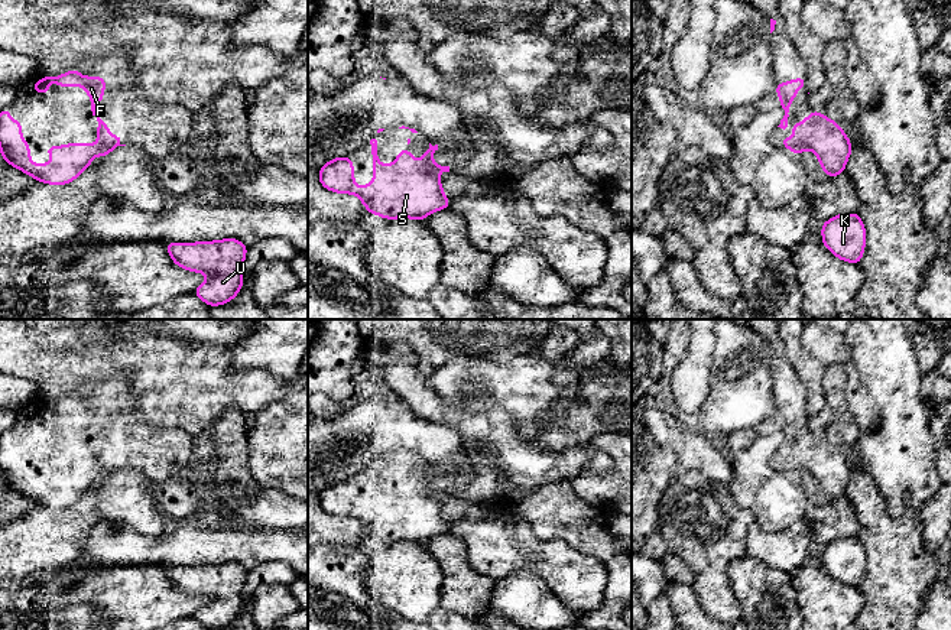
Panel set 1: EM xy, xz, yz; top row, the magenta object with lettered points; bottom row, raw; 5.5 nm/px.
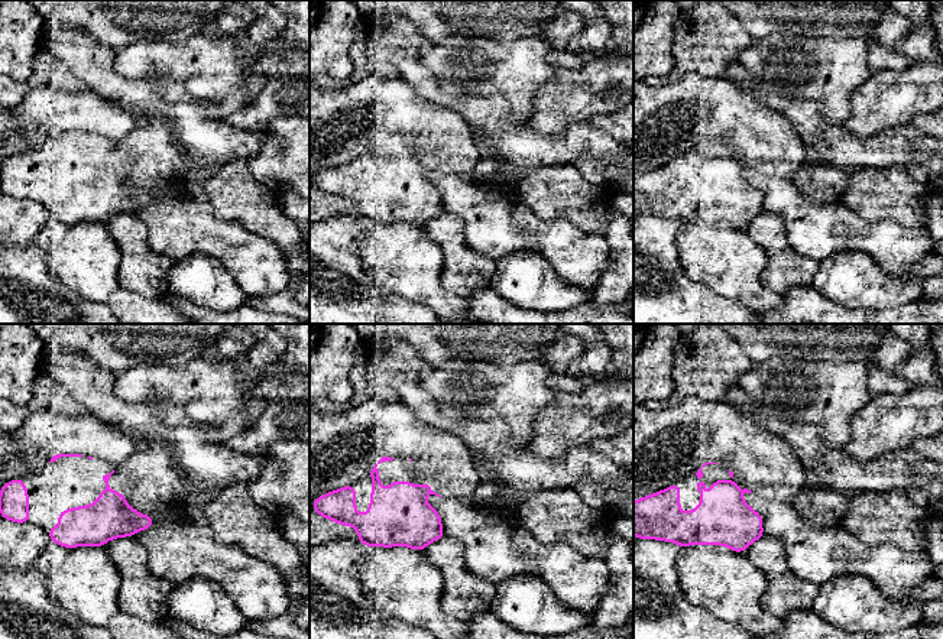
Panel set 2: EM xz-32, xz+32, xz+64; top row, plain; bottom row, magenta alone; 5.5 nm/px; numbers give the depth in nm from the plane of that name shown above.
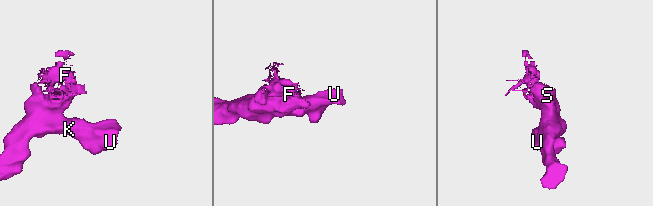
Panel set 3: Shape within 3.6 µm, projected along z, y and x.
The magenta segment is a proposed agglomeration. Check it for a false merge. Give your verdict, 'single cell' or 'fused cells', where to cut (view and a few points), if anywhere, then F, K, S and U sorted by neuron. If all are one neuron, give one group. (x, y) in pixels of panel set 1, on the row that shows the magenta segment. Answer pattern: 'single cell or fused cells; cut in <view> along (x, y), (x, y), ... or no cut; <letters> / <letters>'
single cell; no cut; F K S U

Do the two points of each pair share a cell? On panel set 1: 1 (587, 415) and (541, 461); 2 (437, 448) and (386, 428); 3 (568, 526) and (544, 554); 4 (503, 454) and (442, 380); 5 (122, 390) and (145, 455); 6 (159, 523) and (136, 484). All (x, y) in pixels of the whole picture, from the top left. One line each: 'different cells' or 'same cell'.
1: different cells
2: same cell
3: different cells
4: different cells
5: same cell
6: same cell

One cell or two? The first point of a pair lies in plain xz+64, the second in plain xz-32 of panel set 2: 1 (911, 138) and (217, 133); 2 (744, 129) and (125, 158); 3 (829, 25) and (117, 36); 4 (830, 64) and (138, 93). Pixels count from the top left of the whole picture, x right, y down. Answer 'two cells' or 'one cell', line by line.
1: one cell
2: two cells
3: one cell
4: two cells

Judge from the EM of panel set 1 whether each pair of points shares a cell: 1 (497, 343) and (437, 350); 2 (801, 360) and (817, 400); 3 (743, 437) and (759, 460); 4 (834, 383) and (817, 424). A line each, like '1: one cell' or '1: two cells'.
1: one cell
2: one cell
3: two cells
4: one cell

